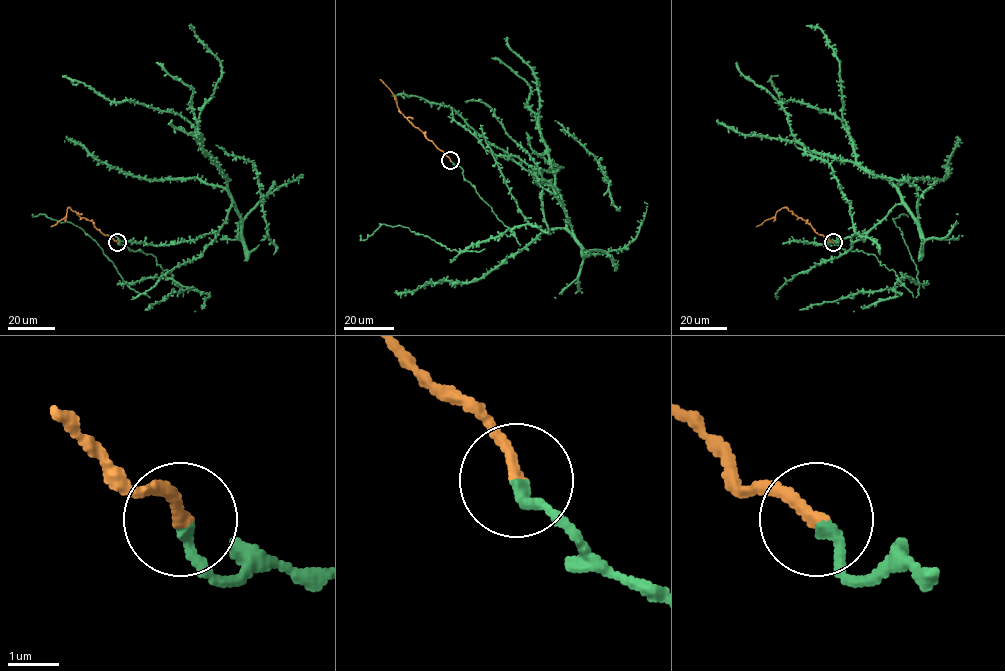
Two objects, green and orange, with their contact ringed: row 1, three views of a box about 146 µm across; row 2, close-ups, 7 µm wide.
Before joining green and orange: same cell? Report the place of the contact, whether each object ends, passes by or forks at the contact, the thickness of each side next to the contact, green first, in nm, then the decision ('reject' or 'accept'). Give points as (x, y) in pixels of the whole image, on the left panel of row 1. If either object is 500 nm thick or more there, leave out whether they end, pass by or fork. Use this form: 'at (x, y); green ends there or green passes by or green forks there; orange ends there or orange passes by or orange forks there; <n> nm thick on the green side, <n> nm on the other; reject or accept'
at (117, 242); green ends there; orange ends there; 240 nm thick on the green side, 240 nm on the other; accept

